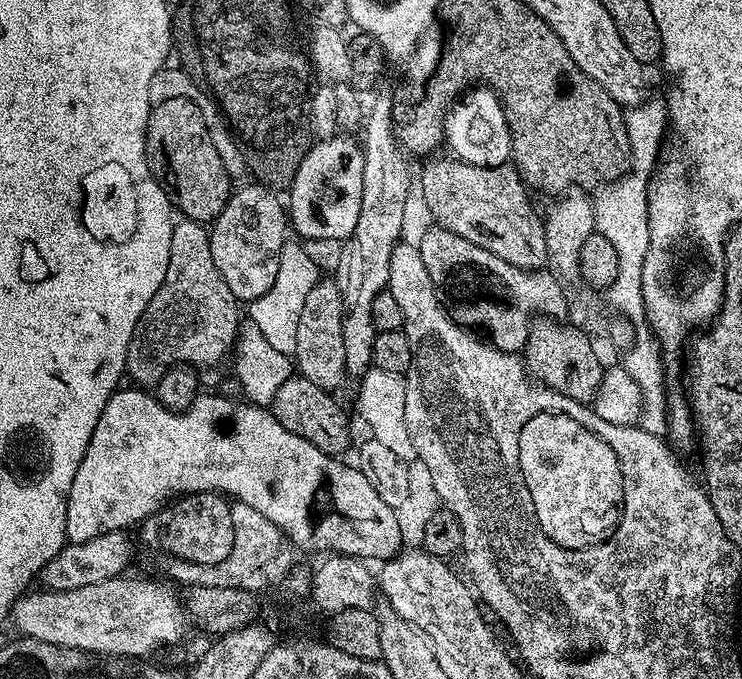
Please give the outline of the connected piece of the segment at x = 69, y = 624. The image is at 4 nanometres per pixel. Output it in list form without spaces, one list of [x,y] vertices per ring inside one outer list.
[[[118,575],[112,580],[98,582],[94,585],[82,586],[81,589],[66,590],[65,592],[53,592],[47,590],[39,590],[40,592],[29,591],[27,594],[20,597],[13,605],[10,613],[11,623],[16,623],[17,633],[20,636],[29,636],[30,638],[38,638],[42,642],[54,642],[58,646],[66,646],[67,648],[76,648],[79,652],[87,652],[95,654],[101,652],[104,656],[148,656],[155,648],[160,648],[163,644],[176,644],[184,636],[184,631],[187,630],[188,624],[190,625],[190,617],[184,611],[184,605],[181,597],[176,596],[176,592],[171,588],[173,585],[168,584],[155,584],[152,580],[127,580],[127,575]]]

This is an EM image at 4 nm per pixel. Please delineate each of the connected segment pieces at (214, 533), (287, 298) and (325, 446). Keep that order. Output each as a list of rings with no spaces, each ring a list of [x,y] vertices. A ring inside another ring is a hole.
[[[193,492],[169,503],[139,525],[140,540],[152,552],[169,552],[169,557],[187,560],[189,564],[217,564],[230,554],[234,546],[232,504],[215,492]]]
[[[285,242],[278,262],[278,278],[274,278],[274,286],[262,294],[262,298],[251,301],[246,308],[246,316],[254,326],[262,332],[263,337],[280,350],[282,354],[291,357],[296,350],[296,335],[298,334],[298,317],[302,314],[302,306],[306,306],[306,298],[310,290],[322,278],[322,272],[316,265],[316,260],[303,248],[303,243]]]
[[[293,374],[274,395],[270,411],[290,434],[298,434],[298,438],[306,438],[306,442],[318,446],[326,455],[340,458],[348,448],[348,422],[332,396],[335,395],[329,389],[314,386],[305,376]]]

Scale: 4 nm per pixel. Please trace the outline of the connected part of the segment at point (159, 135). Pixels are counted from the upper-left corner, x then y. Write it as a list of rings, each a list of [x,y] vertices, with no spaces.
[[[169,98],[167,102],[151,105],[144,149],[152,176],[168,193],[168,200],[181,217],[196,220],[205,226],[222,214],[234,191],[233,177],[228,175],[218,150],[206,130],[202,110],[186,98]]]

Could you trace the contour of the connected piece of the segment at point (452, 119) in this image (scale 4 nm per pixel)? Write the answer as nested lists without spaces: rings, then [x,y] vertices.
[[[476,86],[465,91],[453,104],[444,115],[444,138],[451,153],[470,165],[489,167],[507,163],[511,157],[512,133],[501,97],[491,87]]]

